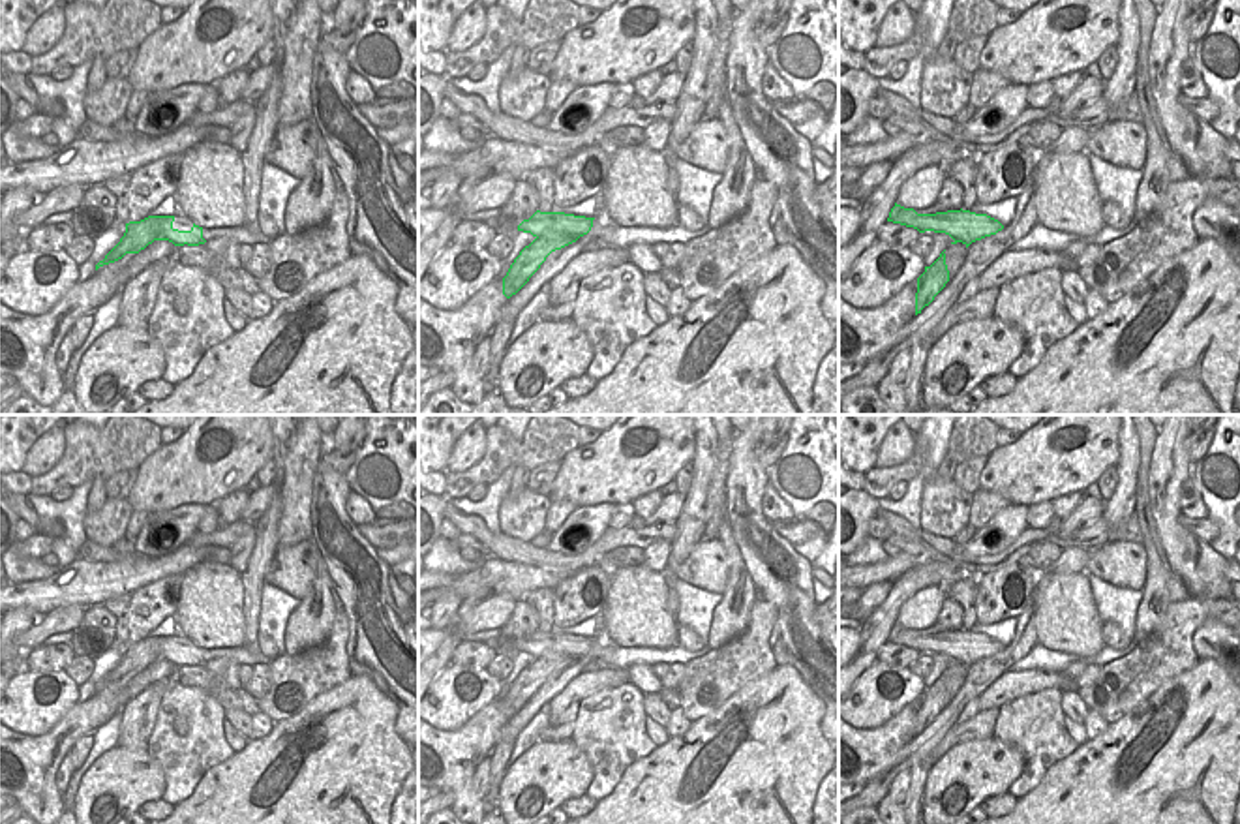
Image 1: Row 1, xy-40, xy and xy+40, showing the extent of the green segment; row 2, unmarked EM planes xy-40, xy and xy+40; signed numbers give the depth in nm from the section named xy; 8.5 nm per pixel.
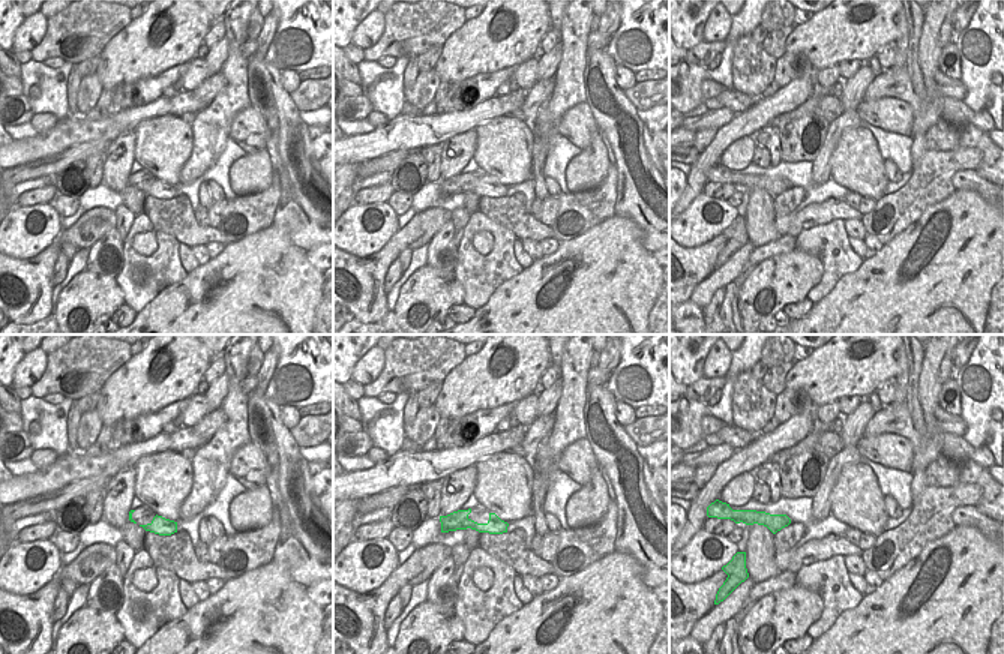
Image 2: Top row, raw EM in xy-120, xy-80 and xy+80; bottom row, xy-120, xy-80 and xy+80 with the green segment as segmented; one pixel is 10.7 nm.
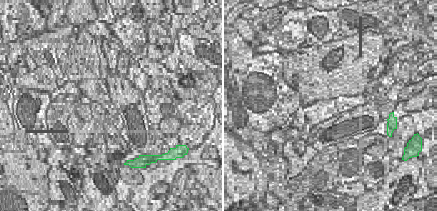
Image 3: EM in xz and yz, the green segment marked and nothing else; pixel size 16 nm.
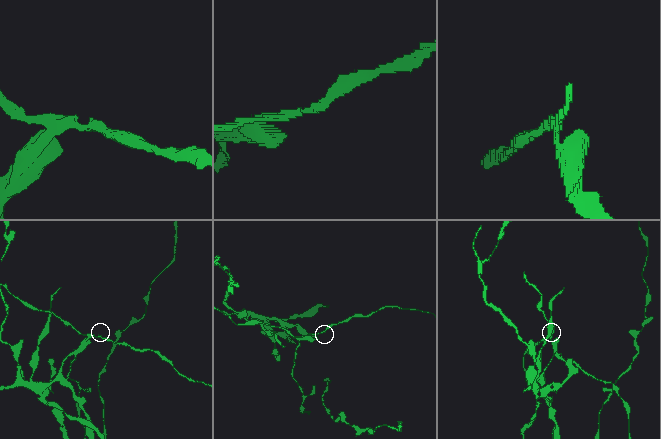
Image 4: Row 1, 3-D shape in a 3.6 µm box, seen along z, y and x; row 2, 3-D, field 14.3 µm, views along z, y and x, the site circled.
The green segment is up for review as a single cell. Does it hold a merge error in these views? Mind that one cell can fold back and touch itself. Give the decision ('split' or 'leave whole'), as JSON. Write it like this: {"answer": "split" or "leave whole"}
{"answer": "split"}

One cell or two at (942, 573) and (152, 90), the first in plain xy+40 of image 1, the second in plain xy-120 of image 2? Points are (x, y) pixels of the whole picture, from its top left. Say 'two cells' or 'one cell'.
one cell

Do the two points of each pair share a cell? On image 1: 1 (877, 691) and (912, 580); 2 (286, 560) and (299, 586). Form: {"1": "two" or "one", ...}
{"1": "two", "2": "one"}

